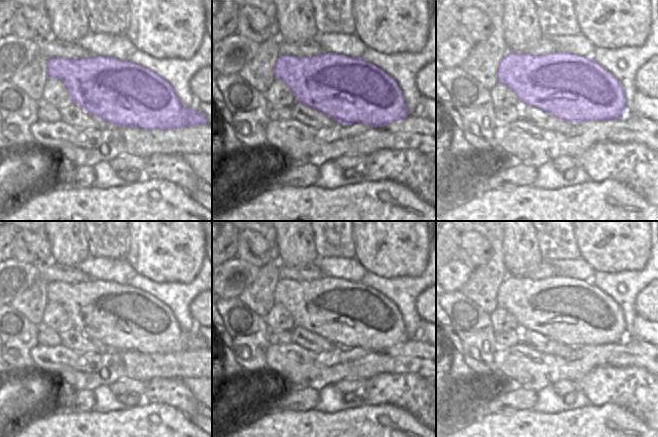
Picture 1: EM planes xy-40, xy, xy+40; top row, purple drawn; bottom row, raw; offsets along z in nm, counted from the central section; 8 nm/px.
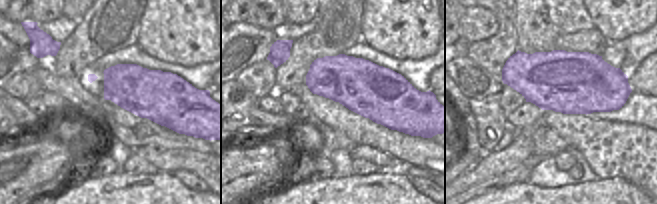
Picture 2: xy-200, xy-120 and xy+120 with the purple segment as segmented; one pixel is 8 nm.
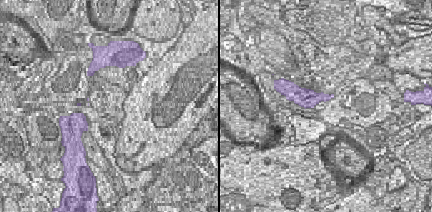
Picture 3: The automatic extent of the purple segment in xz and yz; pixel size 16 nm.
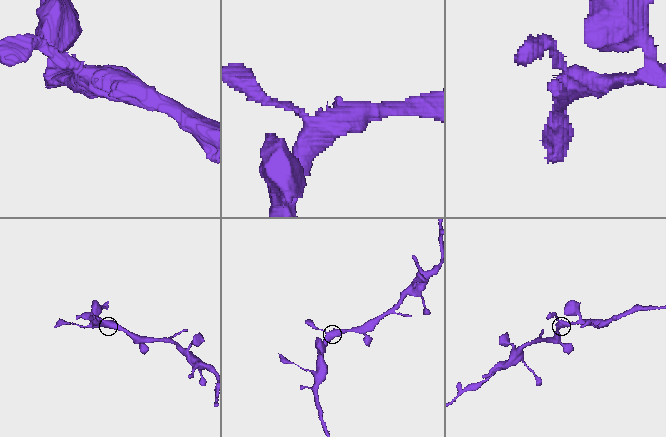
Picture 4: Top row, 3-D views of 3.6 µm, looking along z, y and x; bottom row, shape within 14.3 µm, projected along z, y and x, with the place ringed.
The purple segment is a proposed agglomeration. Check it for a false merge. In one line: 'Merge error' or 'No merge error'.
No merge error

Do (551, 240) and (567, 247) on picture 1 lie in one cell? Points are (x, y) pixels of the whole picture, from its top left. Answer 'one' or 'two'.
one

